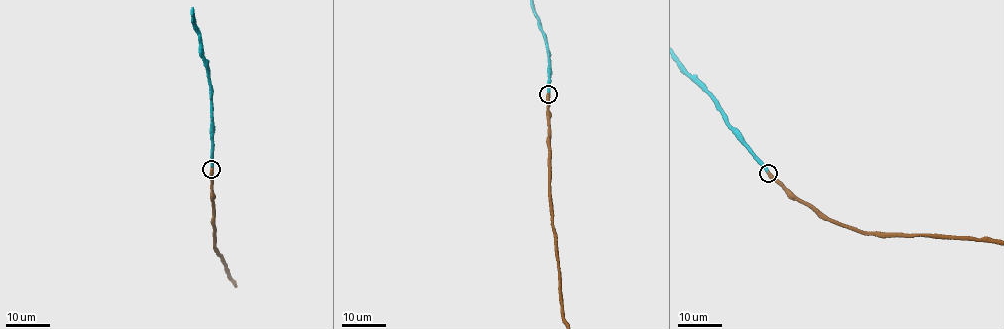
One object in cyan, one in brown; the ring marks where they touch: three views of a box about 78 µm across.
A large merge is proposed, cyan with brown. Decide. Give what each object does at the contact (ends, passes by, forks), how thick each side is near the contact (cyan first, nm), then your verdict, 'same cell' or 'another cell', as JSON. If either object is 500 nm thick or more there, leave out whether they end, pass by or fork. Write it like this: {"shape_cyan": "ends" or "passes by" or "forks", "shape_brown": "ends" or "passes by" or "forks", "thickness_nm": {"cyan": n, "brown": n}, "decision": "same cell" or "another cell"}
{"shape_cyan": "ends", "shape_brown": "ends", "thickness_nm": {"cyan": 400, "brown": 480}, "decision": "same cell"}

